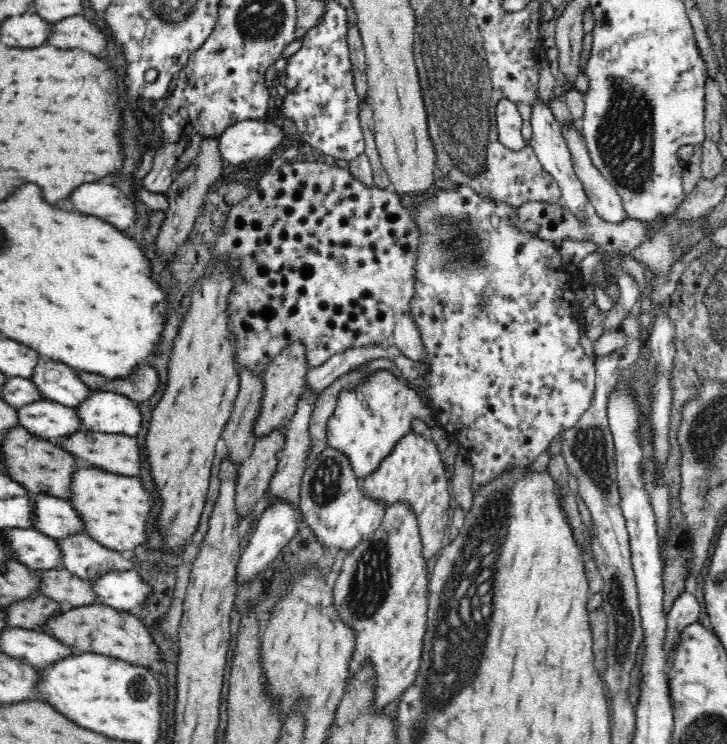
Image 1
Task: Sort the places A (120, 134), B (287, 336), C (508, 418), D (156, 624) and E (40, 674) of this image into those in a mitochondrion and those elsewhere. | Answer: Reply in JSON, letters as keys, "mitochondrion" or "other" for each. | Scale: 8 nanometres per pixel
{"A":"other","B":"other","C":"other","D":"other","E":"other"}

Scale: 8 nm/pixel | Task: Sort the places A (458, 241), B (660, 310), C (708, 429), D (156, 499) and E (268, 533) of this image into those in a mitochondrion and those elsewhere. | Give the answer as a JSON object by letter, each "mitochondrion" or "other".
{"A":"mitochondrion","B":"other","C":"mitochondrion","D":"other","E":"other"}

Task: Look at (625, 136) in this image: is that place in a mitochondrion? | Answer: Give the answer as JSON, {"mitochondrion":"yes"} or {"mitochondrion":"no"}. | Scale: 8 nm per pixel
{"mitochondrion":"yes"}

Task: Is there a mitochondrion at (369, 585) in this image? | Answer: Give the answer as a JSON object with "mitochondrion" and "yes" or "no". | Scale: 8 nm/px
{"mitochondrion":"yes"}

